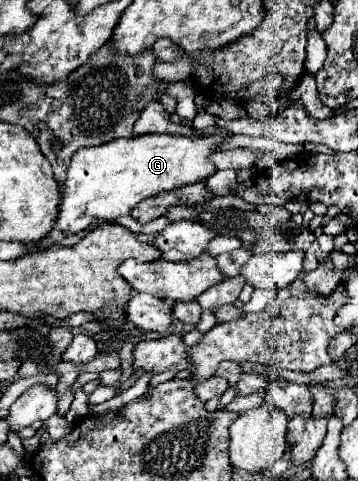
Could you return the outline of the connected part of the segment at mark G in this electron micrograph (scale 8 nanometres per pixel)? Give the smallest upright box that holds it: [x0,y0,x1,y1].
[56,133,226,233]

